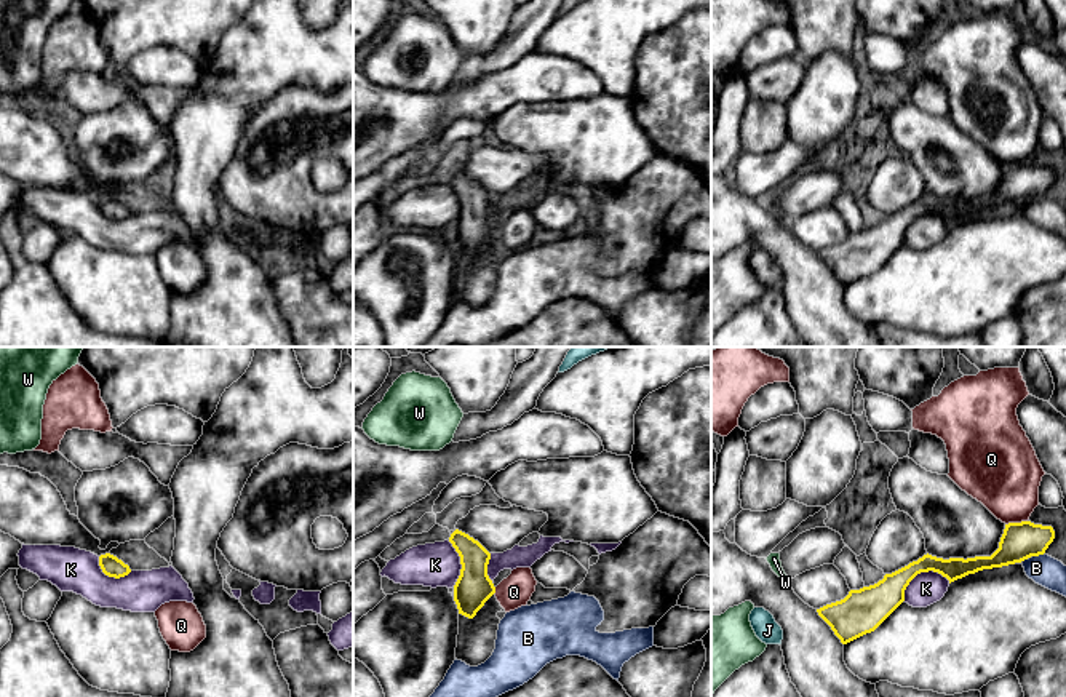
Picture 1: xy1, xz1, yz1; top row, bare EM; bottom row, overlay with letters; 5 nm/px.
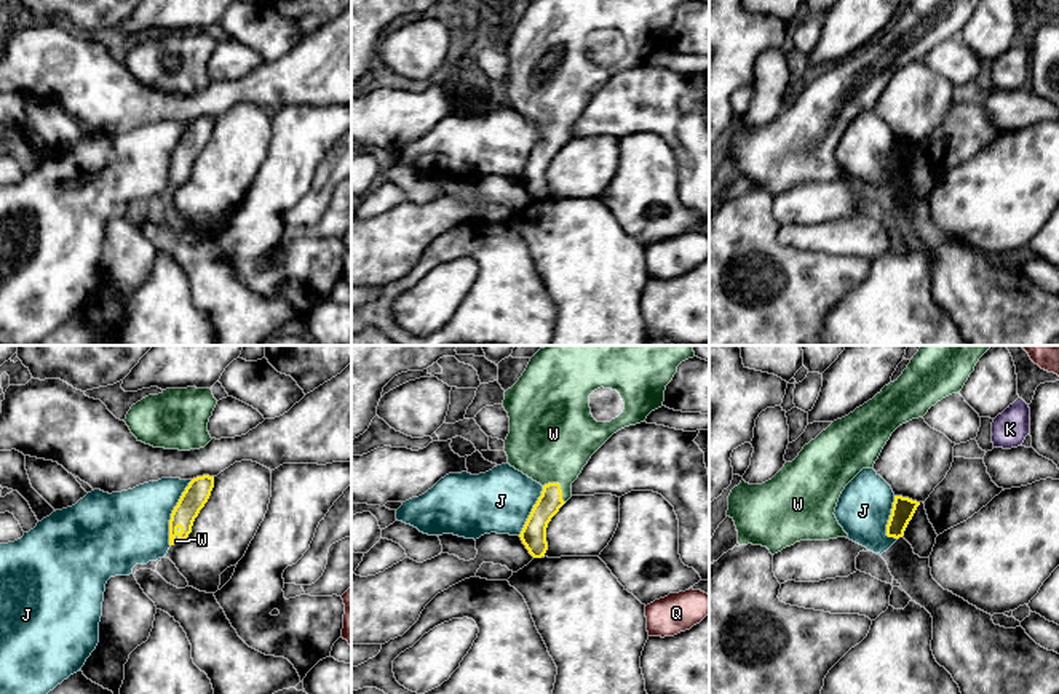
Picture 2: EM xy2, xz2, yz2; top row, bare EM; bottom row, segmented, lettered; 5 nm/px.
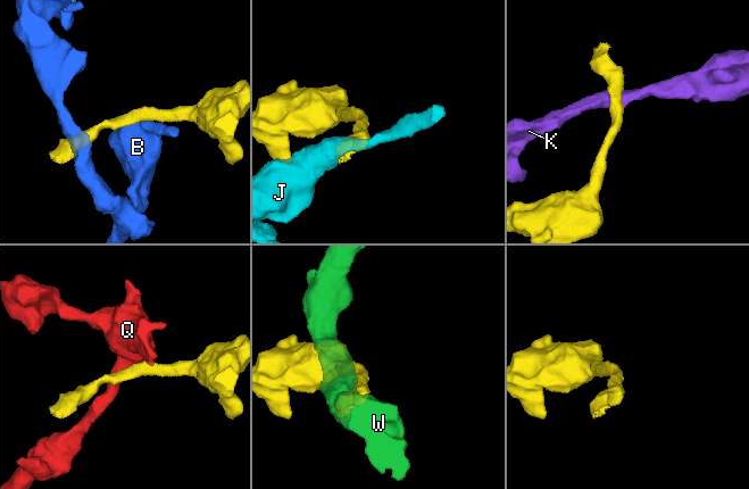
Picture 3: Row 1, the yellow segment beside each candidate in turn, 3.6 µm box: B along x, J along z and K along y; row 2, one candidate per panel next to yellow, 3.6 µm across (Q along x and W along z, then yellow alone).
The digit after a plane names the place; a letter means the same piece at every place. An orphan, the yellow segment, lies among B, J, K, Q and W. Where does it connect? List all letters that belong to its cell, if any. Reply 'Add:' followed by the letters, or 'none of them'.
Add: W

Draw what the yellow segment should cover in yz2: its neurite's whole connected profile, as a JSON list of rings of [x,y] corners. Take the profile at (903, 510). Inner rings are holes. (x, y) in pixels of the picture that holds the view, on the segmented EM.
[[[894,496],[891,515],[886,524],[886,536],[894,539],[902,537],[918,505],[920,502],[917,501],[902,496]]]

